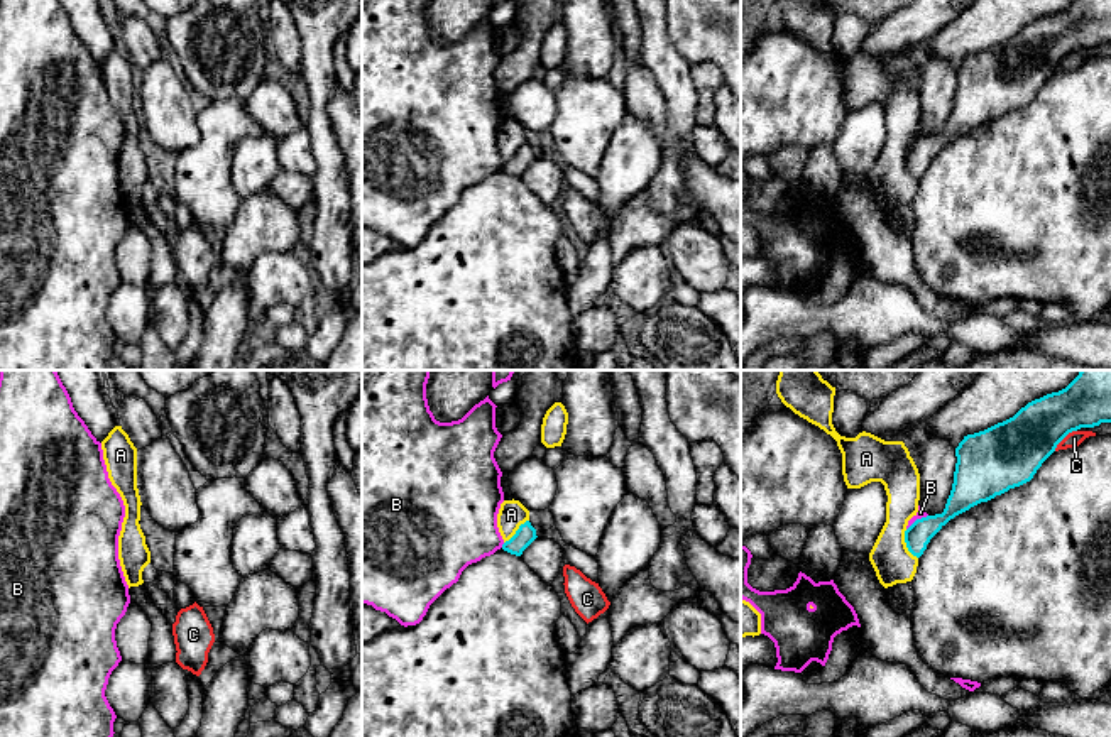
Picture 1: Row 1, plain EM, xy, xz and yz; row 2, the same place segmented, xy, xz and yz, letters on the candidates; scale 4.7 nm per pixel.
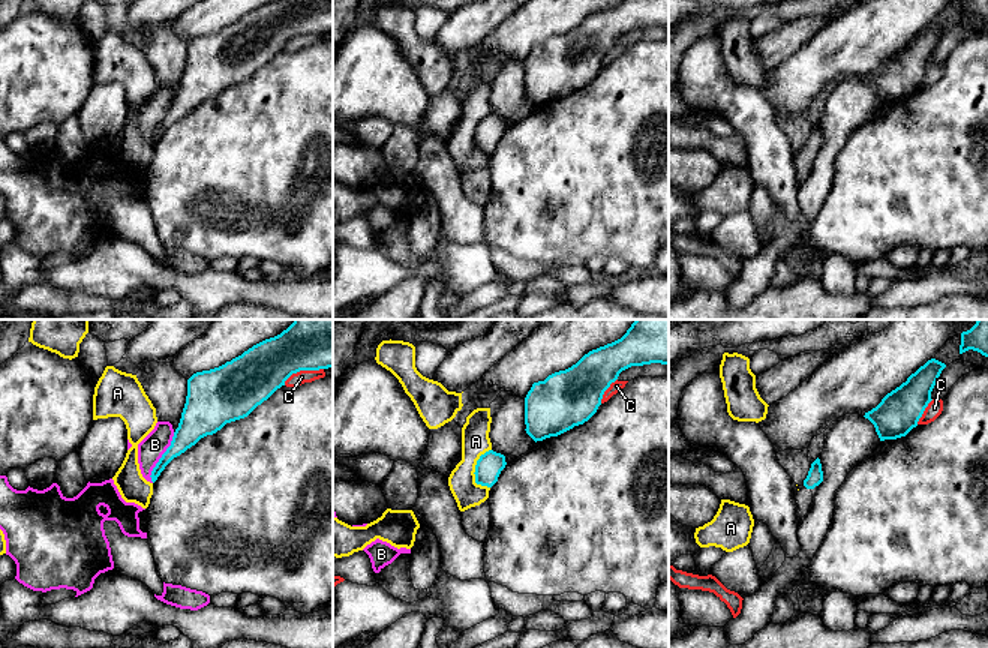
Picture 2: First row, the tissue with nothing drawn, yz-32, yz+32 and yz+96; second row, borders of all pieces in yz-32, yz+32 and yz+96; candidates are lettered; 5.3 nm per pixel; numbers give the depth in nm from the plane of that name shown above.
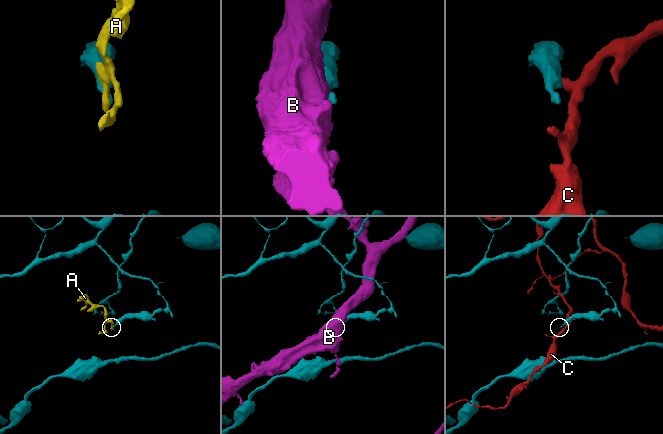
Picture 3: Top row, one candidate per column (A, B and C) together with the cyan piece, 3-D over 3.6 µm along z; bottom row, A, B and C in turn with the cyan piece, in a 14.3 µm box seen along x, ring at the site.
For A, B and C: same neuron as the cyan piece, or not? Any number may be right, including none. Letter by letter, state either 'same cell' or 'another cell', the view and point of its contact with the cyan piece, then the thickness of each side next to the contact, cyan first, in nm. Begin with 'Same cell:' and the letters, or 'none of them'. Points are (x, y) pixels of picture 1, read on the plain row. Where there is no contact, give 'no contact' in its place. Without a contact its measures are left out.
Same cell: none of them
A: another cell; contact yz (907, 166); calibres 120 and 190 nm
B: another cell; contact yz (917, 141); calibres 130 and 40 nm
C: another cell; contact yz (1064, 58); calibres 300 and 70 nm

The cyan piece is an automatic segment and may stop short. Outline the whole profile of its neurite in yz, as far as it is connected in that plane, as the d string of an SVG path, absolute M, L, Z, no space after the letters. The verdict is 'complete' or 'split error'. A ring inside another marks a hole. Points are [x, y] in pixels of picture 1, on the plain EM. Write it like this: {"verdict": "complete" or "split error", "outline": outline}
{"verdict": "complete", "outline": "M1074 0L1065 10L1028 24L1013 39L967 56L955 69L955 93L942 135L917 140L905 152L908 172L920 179L930 161L955 137L1033 100L1057 66L1072 52L1111 44L1111 0Z"}

